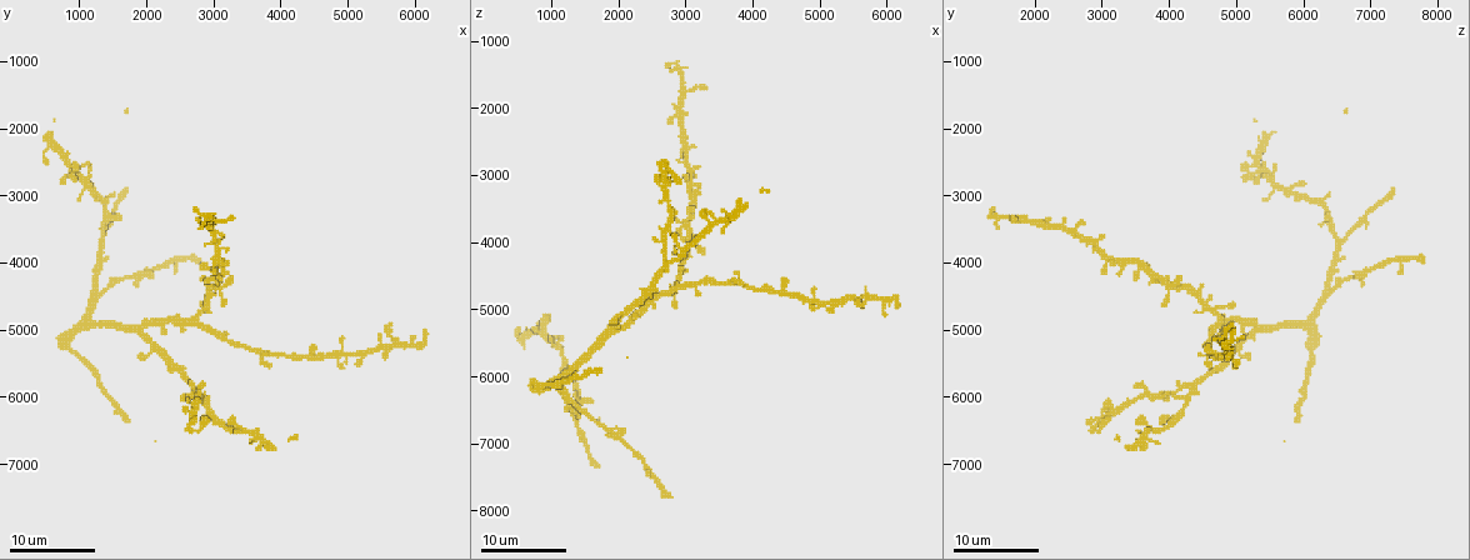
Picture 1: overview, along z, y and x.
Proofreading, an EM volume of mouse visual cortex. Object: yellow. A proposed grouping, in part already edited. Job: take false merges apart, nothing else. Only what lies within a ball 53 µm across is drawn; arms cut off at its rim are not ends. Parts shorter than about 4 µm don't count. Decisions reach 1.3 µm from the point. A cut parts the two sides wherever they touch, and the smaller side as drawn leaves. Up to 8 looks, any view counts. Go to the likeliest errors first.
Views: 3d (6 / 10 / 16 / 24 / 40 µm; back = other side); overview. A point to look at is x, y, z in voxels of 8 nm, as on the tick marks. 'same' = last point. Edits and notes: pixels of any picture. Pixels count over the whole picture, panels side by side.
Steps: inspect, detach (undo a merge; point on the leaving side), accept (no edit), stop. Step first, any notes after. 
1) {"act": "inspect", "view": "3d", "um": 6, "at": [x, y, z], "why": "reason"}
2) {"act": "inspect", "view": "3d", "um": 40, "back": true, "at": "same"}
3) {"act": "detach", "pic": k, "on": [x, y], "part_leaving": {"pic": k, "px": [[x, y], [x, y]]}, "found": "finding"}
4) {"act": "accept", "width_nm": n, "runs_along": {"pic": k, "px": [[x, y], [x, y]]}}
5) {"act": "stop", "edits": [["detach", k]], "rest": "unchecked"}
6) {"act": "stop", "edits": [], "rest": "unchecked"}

{"act": "inspect", "view": "3d", "um": 10, "at": [2700, 5900, 4300], "why": "four or more arms meet"}

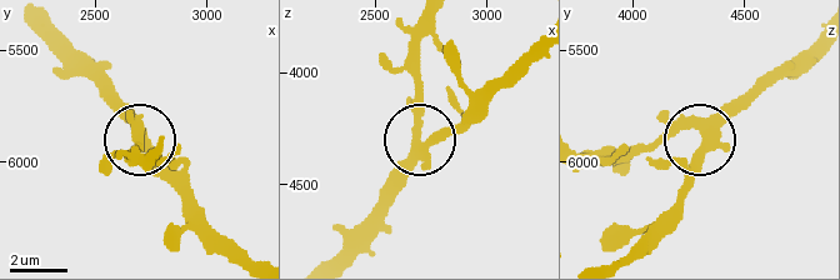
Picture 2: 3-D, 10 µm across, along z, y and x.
{"act": "inspect", "view": "3d", "um": 10, "back": true, "at": [2710, 5890, 4330]}

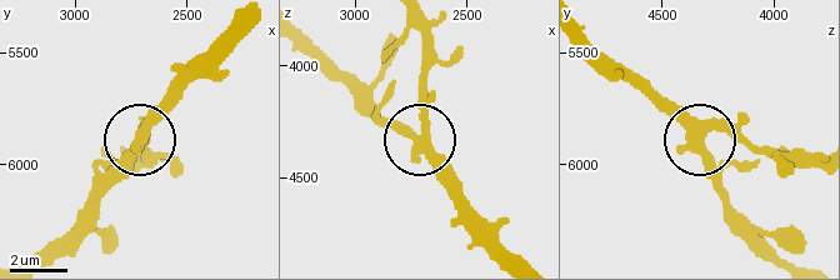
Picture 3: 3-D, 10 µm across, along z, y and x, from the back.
{"act": "accept", "arms": 4, "runs_along": {"pic": 3, "px": [[514, 256], [423, 141], [420, 65]]}, "found": "all the same neuron"}

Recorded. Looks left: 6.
{"act": "inspect", "view": "3d", "um": 10, "at": [1300, 3650, 6500], "why": "three arms meet"}

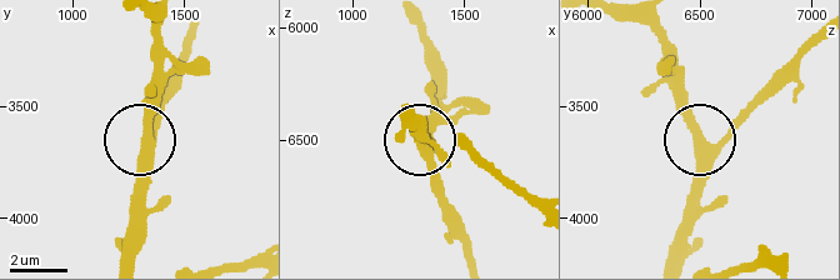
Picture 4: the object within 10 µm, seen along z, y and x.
{"act": "accept", "arms": 3, "runs_along": {"pic": 4, "px": [[668, 255], [696, 176], [699, 143], [725, 133], [765, 93]]}, "found": "one neuron here"}

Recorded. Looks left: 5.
{"act": "inspect", "view": "3d", "um": 10, "at": [1300, 4450, 6350], "why": "a fork"}

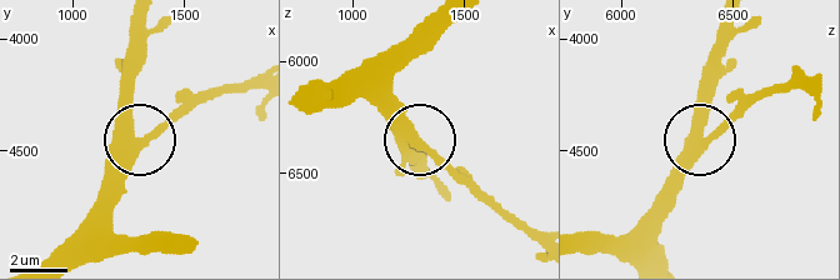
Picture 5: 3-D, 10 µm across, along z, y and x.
{"act": "accept", "side_arm_um": 18, "runs_along": {"pic": 5, "px": [[586, 248], [621, 240], [673, 169], [756, 93]]}, "found": "one neuron here"}

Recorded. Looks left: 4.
{"act": "inspect", "view": "3d", "um": 10, "at": [2750, 4900, 4750], "why": "branch point"}

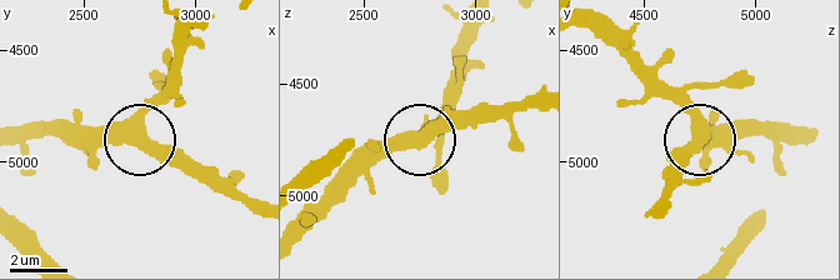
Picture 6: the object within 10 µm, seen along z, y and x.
{"act": "inspect", "view": "3d", "um": 6, "at": [2750, 4870, 4750]}

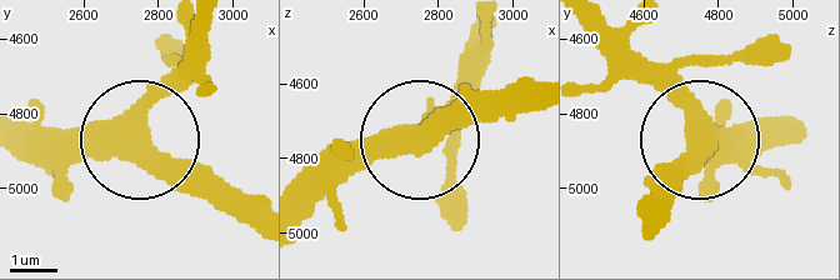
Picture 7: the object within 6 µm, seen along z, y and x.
{"act": "accept", "width_nm": 450, "runs_along": {"pic": 7, "px": [[785, 139], [698, 143], [646, 230]]}, "found": "one neuron here"}

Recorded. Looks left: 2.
{"act": "stop", "edits": [], "rest": "unchecked"}

